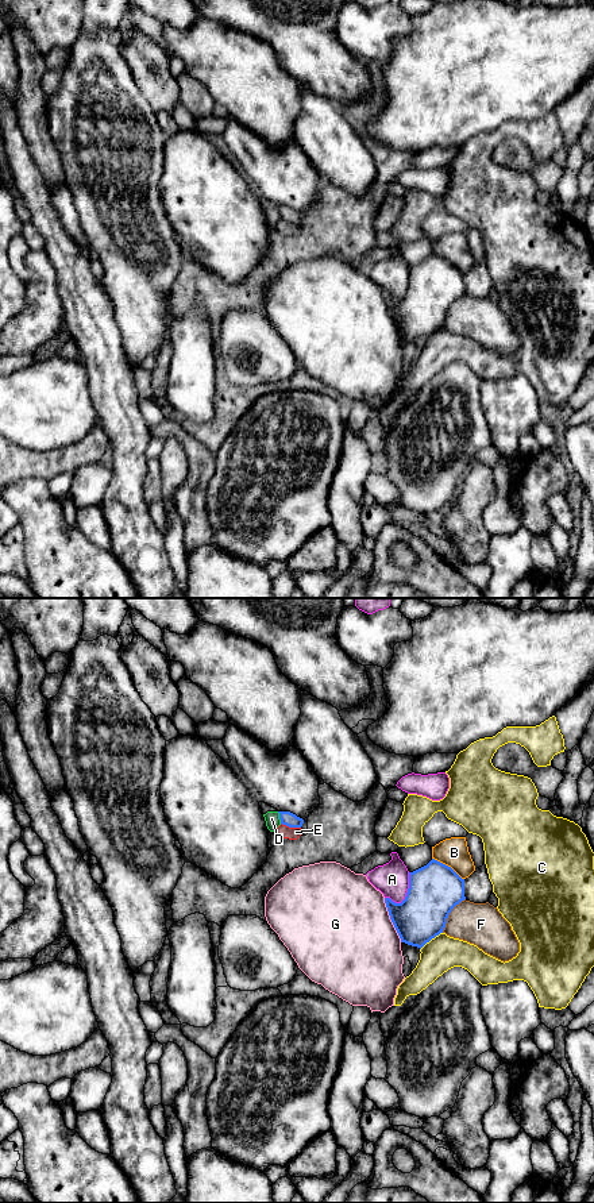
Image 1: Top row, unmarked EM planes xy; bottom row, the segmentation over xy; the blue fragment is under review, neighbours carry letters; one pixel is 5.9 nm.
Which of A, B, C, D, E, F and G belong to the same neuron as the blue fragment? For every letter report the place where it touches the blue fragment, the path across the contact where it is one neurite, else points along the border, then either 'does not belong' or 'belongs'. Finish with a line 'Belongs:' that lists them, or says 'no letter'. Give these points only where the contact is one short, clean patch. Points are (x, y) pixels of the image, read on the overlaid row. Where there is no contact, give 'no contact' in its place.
A: contact xy (407, 895); does not belong
B: contact xy (447, 866); does not belong
C: contact xy (431, 939); does not belong
D: contact xy (280, 817); border xy (277, 812), (281, 822); does not belong
E: contact xy (290, 826); border xy (281, 822), (300, 828); does not belong
F: contact xy (448, 914); does not belong
G: contact xy (390, 918); does not belong
Belongs: no letter

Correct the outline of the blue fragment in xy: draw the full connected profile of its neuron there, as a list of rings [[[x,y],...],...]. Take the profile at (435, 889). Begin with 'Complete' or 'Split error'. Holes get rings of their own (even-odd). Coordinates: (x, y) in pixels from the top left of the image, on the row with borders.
Complete. [[[432,859],[409,872],[409,888],[401,903],[390,898],[385,903],[401,942],[421,949],[443,933],[450,913],[464,899],[464,879]]]

